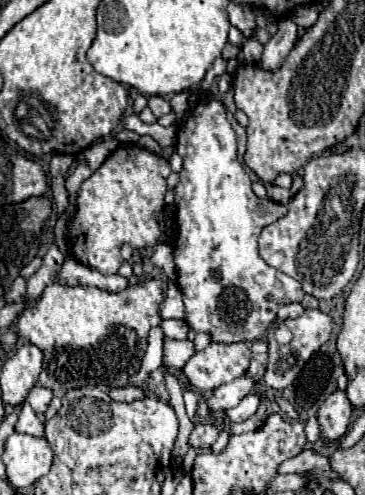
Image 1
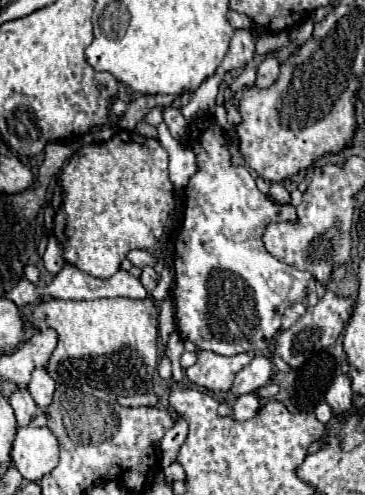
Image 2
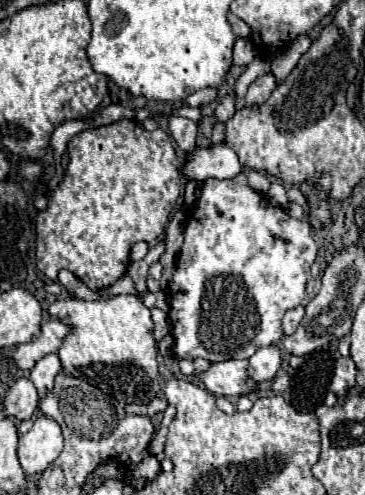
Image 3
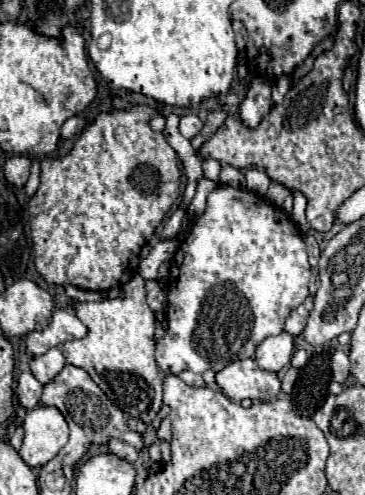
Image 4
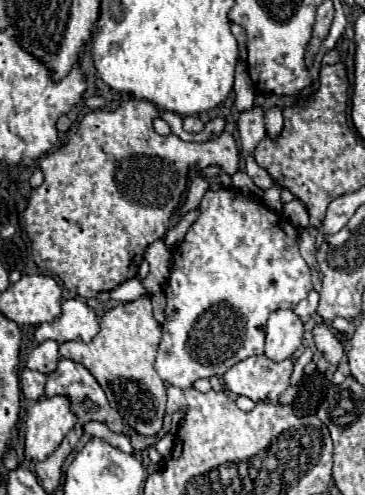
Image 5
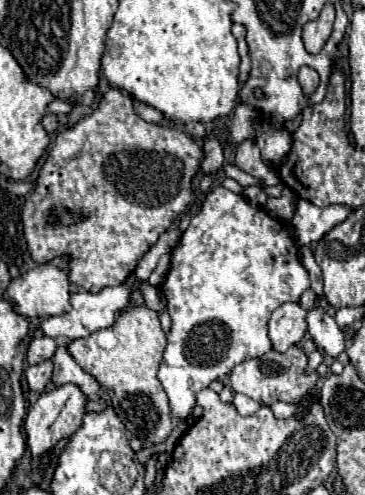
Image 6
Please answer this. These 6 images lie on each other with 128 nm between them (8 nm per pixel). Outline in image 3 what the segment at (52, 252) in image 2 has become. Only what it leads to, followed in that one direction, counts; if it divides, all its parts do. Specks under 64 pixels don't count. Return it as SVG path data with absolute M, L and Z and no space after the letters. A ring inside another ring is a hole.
M62 270L60 272L60 284L68 290L68 292L72 292L72 294L76 294L78 298L82 298L82 300L102 300L102 298L106 298L102 292L92 292L84 282L80 282L72 272L68 272L68 270Z

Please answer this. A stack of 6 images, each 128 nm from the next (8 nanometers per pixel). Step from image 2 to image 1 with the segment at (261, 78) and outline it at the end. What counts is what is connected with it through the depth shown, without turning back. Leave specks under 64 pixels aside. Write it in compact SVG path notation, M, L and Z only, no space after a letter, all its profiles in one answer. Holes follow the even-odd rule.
M290 18L282 20L278 24L278 32L264 46L264 54L262 54L260 62L258 62L258 66L262 70L276 72L282 66L282 62L286 60L286 56L290 54L290 50L294 48L296 38L298 38L298 26Z

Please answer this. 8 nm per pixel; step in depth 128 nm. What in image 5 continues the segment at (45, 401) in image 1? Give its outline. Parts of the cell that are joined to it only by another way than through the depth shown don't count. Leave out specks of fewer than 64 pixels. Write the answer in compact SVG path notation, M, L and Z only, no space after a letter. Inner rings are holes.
M46 340L46 342L38 344L38 346L28 354L26 366L28 366L30 370L38 370L38 372L50 374L50 372L56 370L58 360L60 360L60 354L58 354L58 342Z

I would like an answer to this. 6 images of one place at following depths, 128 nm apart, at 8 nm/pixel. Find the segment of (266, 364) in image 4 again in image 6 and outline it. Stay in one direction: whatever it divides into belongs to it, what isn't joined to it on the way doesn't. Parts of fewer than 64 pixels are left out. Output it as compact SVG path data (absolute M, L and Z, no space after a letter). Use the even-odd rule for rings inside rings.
M288 302L276 308L268 322L272 346L278 352L286 352L292 344L298 344L306 334L306 310L300 304Z

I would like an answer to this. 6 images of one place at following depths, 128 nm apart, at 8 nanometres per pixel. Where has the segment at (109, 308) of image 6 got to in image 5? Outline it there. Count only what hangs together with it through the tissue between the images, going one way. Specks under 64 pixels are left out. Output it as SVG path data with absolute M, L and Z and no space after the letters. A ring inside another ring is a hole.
M72 298L62 304L62 316L48 324L40 324L34 338L36 342L44 340L56 340L56 342L68 342L68 340L82 340L90 342L100 330L98 314L82 300Z

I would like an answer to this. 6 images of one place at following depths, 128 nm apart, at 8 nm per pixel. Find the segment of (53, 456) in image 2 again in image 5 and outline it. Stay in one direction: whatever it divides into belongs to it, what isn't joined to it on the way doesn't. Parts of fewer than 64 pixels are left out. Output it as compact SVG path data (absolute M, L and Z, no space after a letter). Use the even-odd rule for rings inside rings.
M42 396L30 410L26 418L24 454L32 462L40 462L50 456L66 434L76 426L78 418L70 410L68 396Z

